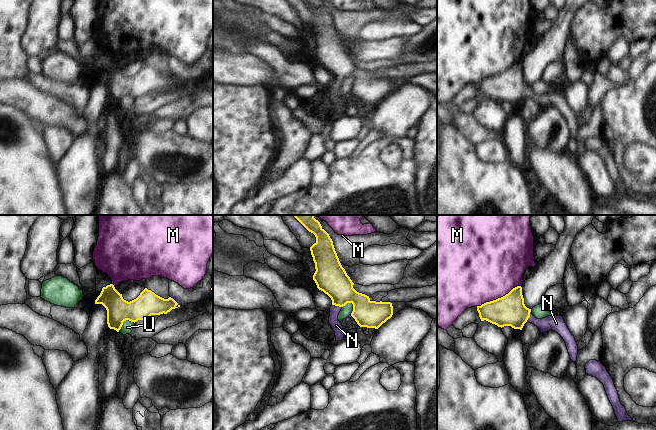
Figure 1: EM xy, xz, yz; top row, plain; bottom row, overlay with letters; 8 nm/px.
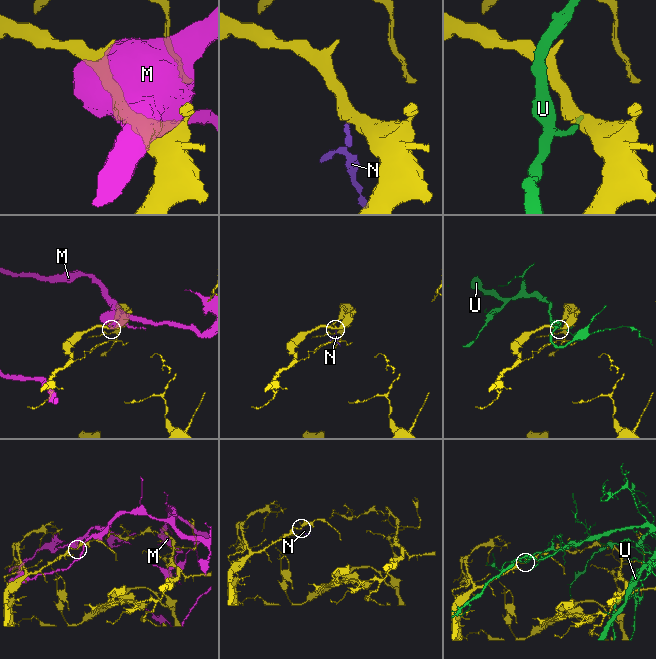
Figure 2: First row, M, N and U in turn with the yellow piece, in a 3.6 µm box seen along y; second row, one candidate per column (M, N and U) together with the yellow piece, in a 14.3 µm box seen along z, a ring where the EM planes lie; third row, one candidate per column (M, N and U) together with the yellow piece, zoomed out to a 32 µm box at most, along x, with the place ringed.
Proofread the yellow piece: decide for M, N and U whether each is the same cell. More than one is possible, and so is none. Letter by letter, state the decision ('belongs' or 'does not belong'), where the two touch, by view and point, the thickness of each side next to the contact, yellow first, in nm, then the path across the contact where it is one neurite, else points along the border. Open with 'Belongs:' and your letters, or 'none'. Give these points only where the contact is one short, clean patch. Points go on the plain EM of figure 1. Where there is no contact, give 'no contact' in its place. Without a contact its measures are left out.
Belongs: N
M: does not belong; contact yz (498, 74); calibres 260 and 500 nm
N: belongs; contact yz (529, 92); calibres 260 and 130 nm; way yz (509, 86), (515, 90), (529, 92), (536, 98), (556, 99)
U: does not belong; contact xy (124, 96); calibres 190 and 90 nm; border xy (134, 98), (125, 96), (118, 107)

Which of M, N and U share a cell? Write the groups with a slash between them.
M / N / U

